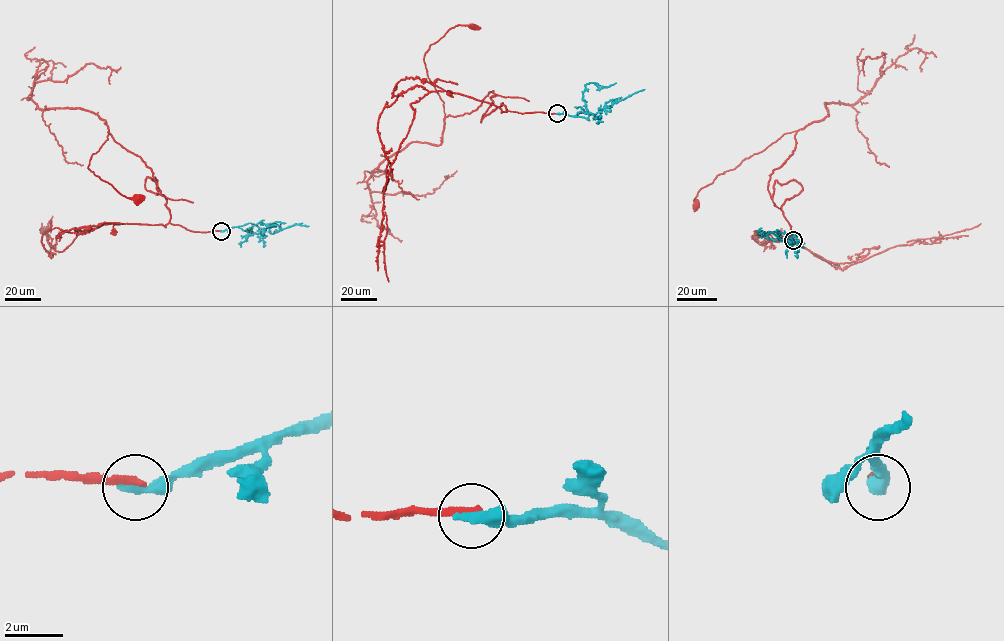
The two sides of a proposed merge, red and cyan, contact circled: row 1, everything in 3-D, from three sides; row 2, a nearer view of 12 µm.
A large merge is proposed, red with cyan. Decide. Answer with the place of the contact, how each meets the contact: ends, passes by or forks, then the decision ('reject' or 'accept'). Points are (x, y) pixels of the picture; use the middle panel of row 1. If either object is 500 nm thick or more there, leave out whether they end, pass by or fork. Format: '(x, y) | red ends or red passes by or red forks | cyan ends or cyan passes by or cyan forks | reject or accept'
(557, 113) | red ends | cyan ends | reject

